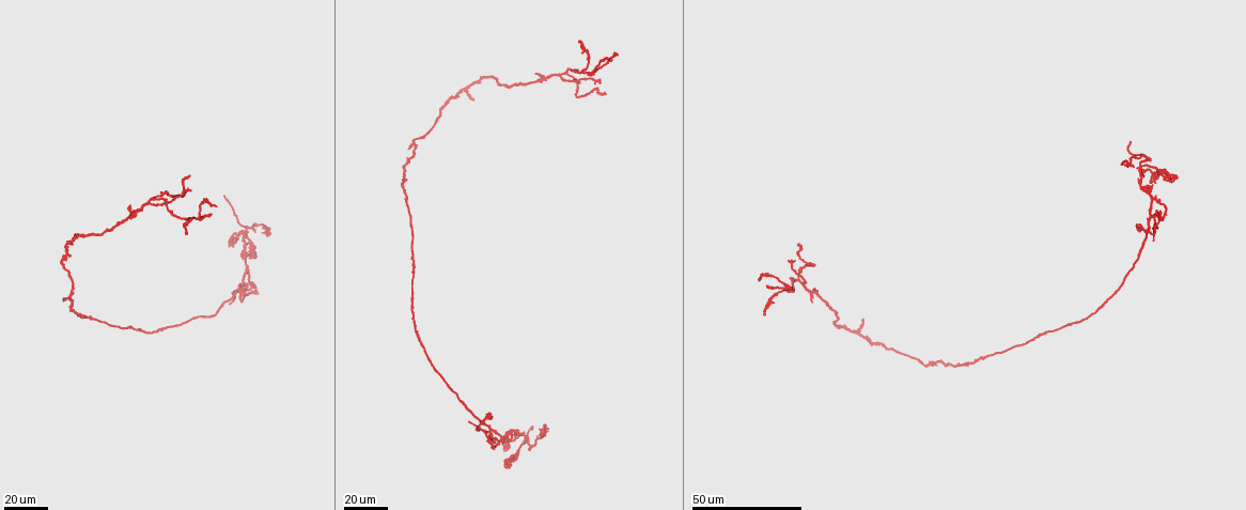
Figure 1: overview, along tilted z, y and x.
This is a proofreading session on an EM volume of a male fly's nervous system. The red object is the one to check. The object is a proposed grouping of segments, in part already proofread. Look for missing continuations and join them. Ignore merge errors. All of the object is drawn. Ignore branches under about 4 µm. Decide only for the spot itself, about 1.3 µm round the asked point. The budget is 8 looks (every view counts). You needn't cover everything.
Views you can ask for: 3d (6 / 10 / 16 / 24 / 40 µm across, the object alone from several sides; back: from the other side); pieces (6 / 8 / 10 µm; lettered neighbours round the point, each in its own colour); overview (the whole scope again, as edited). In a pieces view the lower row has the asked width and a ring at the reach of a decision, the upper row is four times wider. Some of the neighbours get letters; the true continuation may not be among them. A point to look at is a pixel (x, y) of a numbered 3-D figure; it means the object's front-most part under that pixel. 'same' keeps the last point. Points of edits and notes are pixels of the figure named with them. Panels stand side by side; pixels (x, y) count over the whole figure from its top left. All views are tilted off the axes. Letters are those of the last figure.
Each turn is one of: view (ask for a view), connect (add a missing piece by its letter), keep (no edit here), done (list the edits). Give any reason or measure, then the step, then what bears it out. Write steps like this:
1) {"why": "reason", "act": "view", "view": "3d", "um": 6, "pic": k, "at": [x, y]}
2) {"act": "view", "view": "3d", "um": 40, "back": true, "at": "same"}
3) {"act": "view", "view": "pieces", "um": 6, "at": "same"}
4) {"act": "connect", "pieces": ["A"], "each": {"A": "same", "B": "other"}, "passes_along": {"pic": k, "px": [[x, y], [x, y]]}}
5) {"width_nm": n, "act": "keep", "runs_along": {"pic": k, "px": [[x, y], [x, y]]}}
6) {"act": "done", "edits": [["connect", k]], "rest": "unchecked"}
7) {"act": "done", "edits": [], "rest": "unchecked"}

{"why": "end of a long branch", "act": "view", "view": "3d", "um": 24, "pic": 1, "at": [758, 278]}

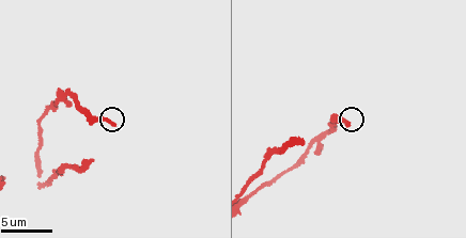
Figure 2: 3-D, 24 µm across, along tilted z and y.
{"act": "view", "view": "pieces", "um": 10, "pic": 2, "at": [112, 123]}

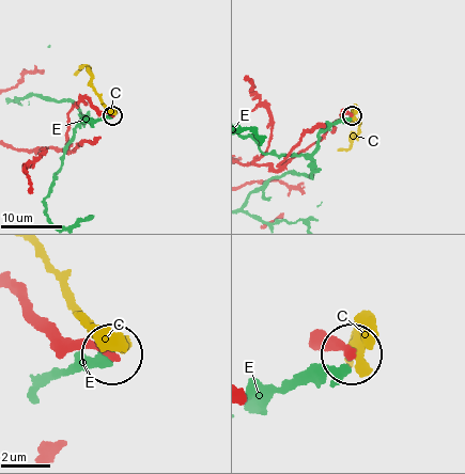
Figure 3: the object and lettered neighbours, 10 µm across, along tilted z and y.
{"act": "keep", "each": {"C": "other", "E": "other"}, "runs_along": {"pic": 3, "px": [[15, 291], [62, 334], [87, 340], [108, 354]]}, "found": "no lettered piece goes on from it"}

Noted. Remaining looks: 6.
{"why": "an open end", "act": "view", "view": "3d", "um": 24, "pic": 1, "at": [813, 303]}

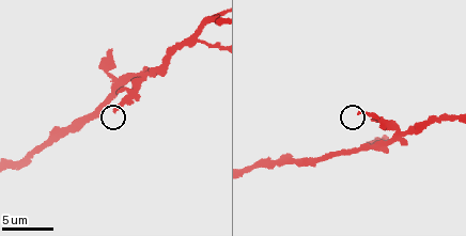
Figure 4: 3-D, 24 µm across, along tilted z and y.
{"why": "see the neighbours", "act": "view", "view": "pieces", "um": 6, "pic": 4, "at": [357, 114]}

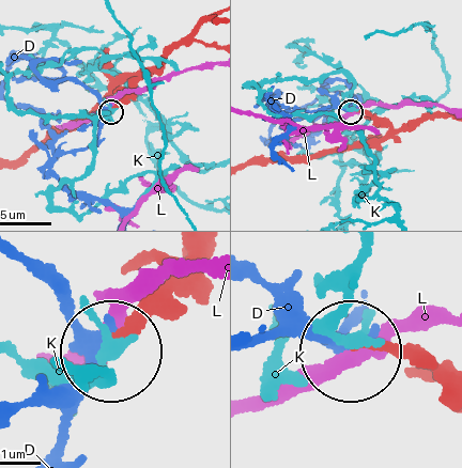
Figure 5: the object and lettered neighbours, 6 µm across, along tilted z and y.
{"act": "keep", "each": {"D": "other", "K": "other", "L": "other"}, "runs_along": {"pic": 5, "px": [[443, 377], [401, 355], [353, 353]]}, "found": "no lettered piece goes on from it"}

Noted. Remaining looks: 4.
{"why": "an open end", "act": "view", "view": "3d", "um": 40, "pic": 1, "at": [83, 318]}

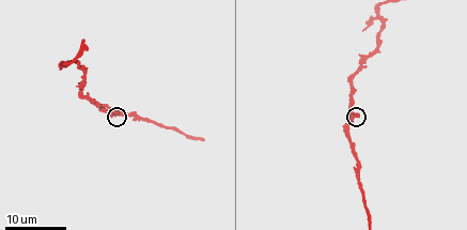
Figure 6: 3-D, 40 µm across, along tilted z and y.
{"act": "view", "view": "pieces", "um": 6, "pic": 6, "at": [359, 115]}

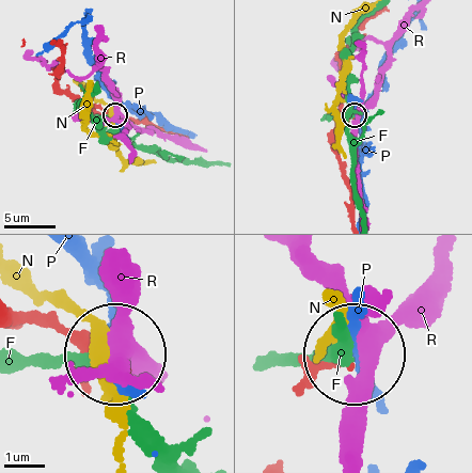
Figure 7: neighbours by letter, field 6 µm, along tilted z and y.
{"act": "keep", "each": {"F": "other", "N": "other", "P": "other", "R": "other"}, "found": "no lettered piece goes on from it"}

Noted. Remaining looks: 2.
{"act": "done", "edits": [], "rest": "unchecked"}

